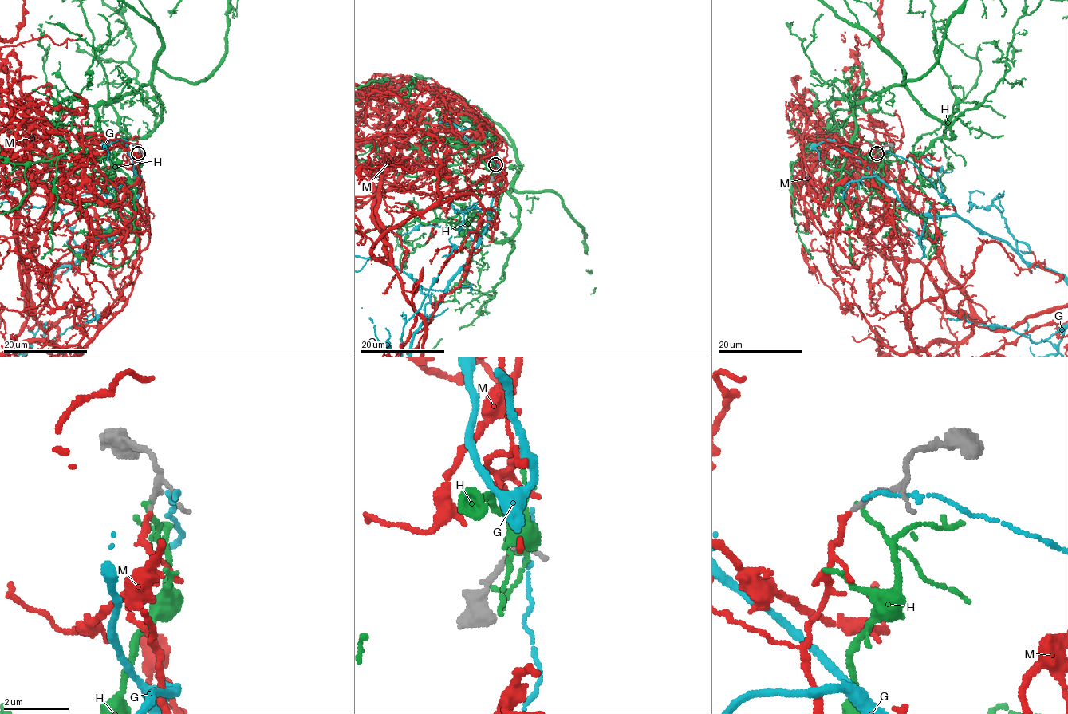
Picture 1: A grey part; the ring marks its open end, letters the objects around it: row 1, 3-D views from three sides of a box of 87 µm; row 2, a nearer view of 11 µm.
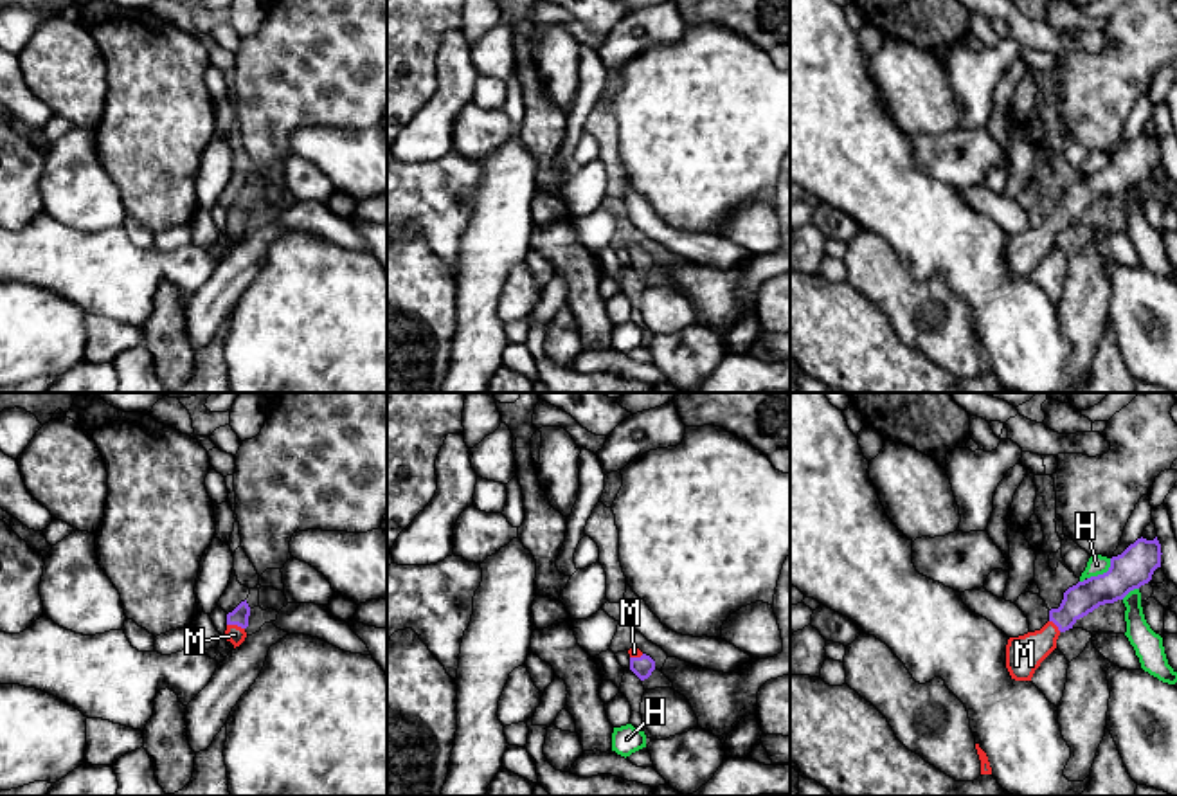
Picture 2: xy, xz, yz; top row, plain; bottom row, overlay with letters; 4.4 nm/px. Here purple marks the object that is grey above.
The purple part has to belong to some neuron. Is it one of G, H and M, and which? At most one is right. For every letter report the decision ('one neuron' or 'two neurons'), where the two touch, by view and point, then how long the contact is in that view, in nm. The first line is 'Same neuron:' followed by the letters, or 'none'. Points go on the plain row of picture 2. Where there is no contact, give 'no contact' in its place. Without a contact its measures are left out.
Same neuron: M
G: two neurons; no contact
H: two neurons; contact yz (1104, 170); length 140 nm
M: one neuron; contact xy (236, 220); length 80 nm

